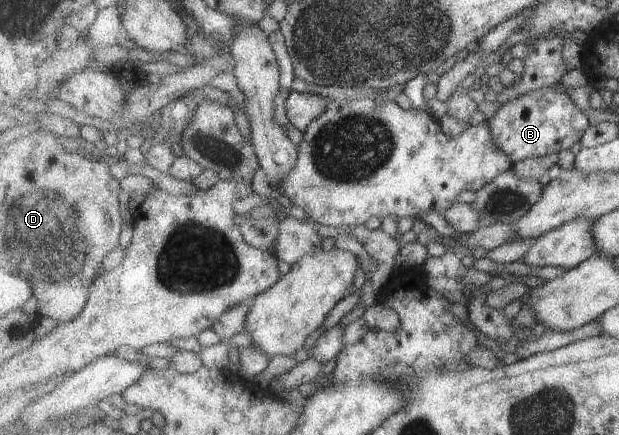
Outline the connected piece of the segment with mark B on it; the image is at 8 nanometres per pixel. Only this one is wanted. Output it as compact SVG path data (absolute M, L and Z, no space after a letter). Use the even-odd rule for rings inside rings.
M561 84L547 86L522 95L519 99L512 99L498 108L496 113L488 119L495 147L509 154L512 164L518 160L530 157L543 157L552 153L562 152L572 148L576 142L581 142L584 132L590 126L574 100L561 92Z

